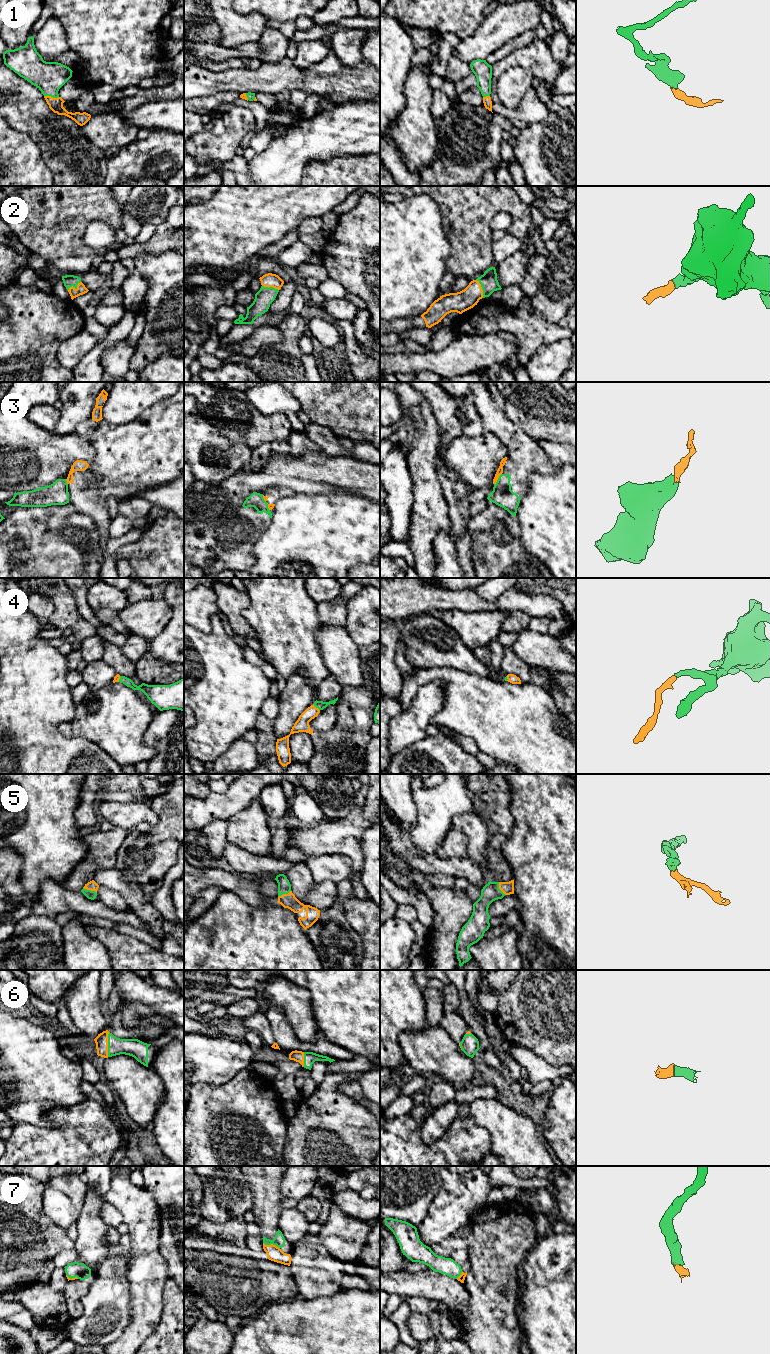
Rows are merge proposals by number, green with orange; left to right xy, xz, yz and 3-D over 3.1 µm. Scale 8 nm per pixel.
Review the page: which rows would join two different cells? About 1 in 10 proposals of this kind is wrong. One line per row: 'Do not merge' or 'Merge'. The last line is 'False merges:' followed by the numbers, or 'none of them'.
1: Merge
2: Merge
3: Do not merge
4: Merge
5: Merge
6: Merge
7: Merge
False merges: 3

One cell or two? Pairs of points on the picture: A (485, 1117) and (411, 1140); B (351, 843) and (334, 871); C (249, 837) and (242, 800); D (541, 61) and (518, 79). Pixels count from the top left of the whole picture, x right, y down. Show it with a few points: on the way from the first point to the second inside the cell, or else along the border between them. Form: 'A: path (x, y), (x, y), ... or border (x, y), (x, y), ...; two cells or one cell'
A: border (469, 1114), (478, 1125), (487, 1131), (489, 1137); two cells
B: border (321, 853), (347, 855), (351, 859), (352, 874); two cells
C: border (258, 799), (255, 799), (229, 818); two cells
D: border (506, 68), (524, 67), (533, 76); two cells

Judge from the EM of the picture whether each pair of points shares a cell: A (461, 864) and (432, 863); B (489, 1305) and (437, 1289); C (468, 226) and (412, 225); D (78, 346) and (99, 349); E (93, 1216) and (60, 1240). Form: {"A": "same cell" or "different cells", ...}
{"A": "same cell", "B": "different cells", "C": "different cells", "D": "different cells", "E": "different cells"}

